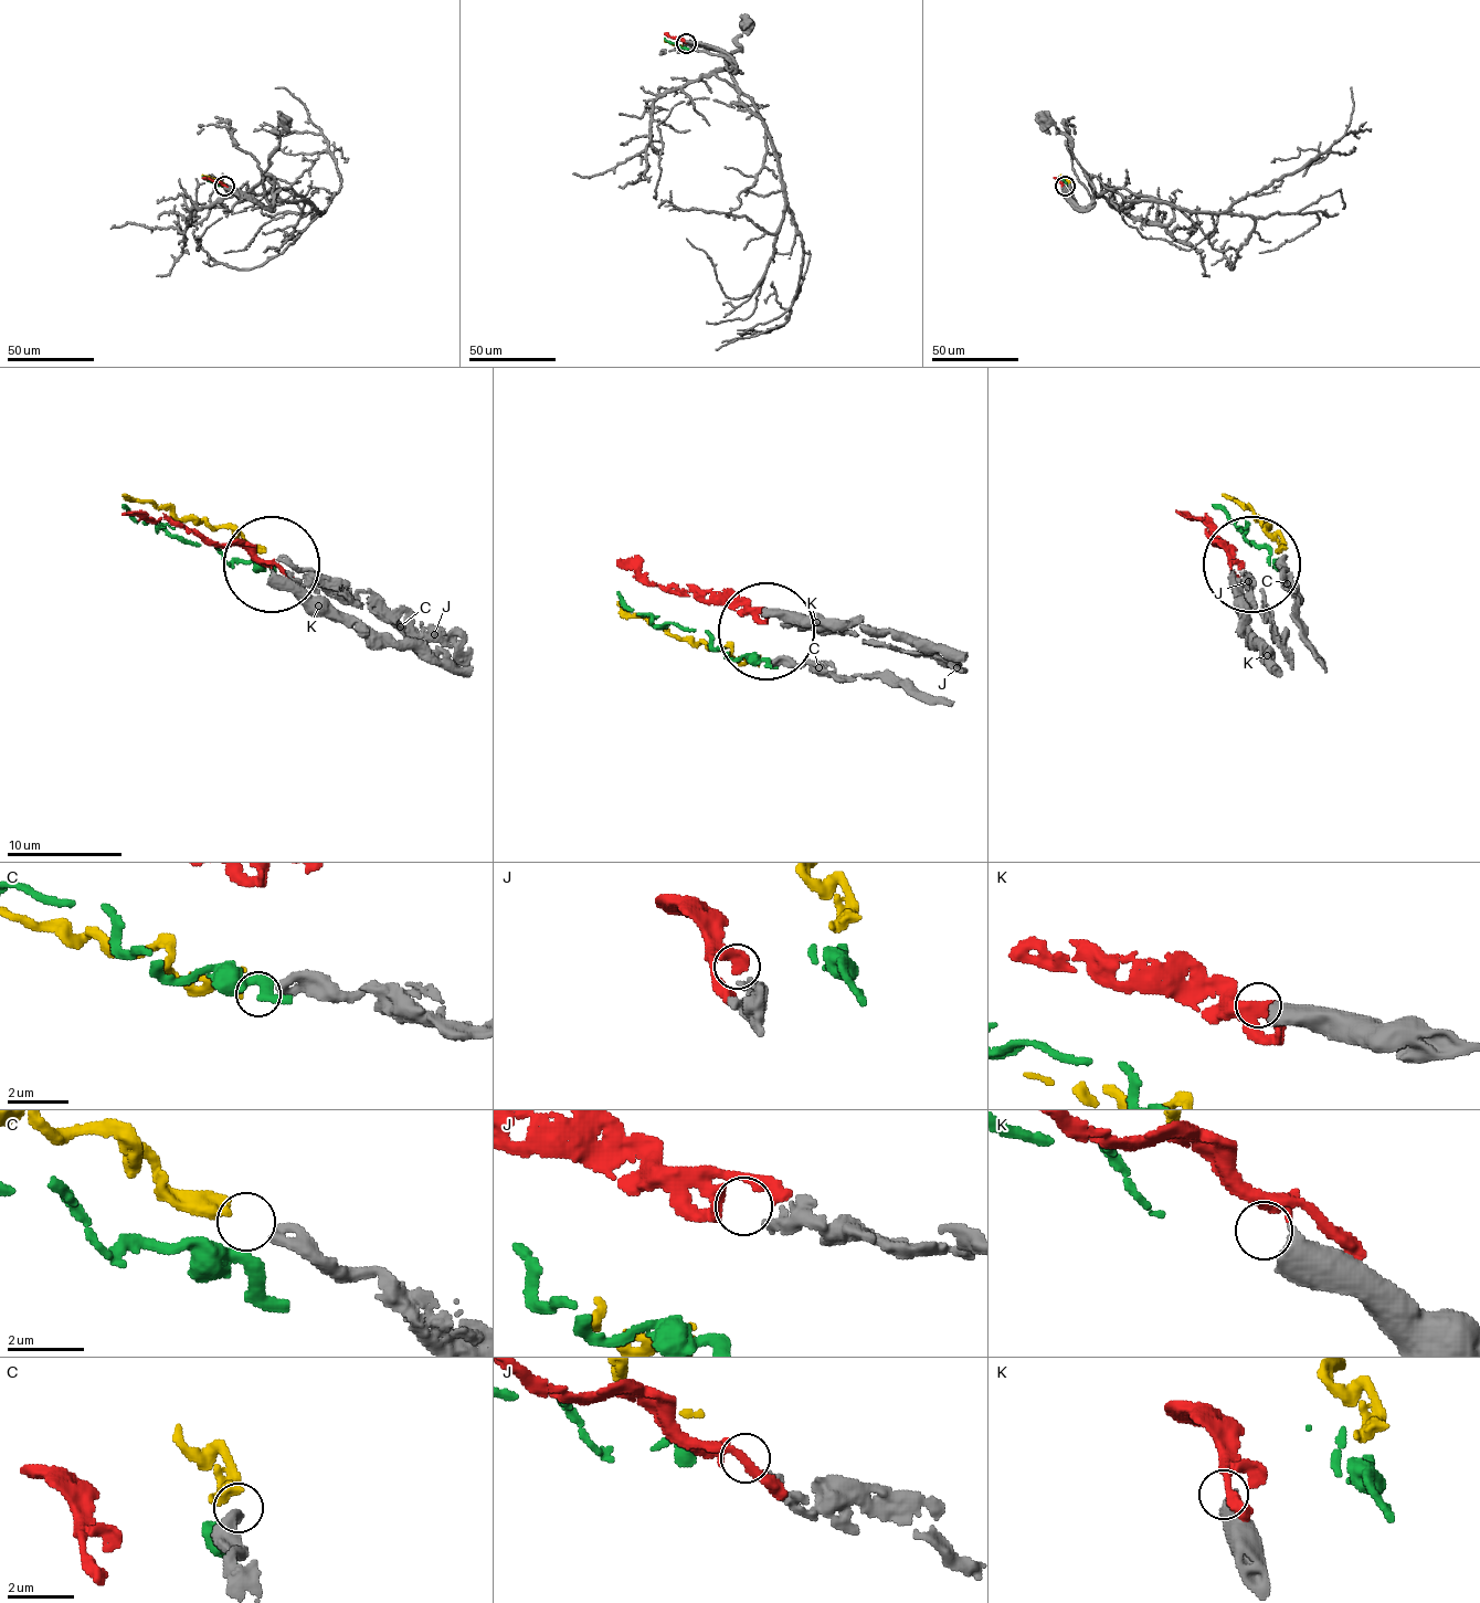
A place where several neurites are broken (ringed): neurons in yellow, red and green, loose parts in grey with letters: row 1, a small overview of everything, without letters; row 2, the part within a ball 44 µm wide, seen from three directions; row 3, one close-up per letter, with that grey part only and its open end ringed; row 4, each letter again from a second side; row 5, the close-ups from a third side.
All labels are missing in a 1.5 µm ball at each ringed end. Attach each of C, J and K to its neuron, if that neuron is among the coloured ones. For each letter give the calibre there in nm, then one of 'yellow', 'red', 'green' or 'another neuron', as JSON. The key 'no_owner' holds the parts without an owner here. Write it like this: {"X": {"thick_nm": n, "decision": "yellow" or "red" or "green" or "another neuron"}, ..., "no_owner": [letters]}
{"C": {"thick_nm": 340, "decision": "yellow"}, "J": {"thick_nm": 240, "decision": "red"}, "K": {"thick_nm": 650, "decision": "another neuron"}, "no_owner": ["K"]}

